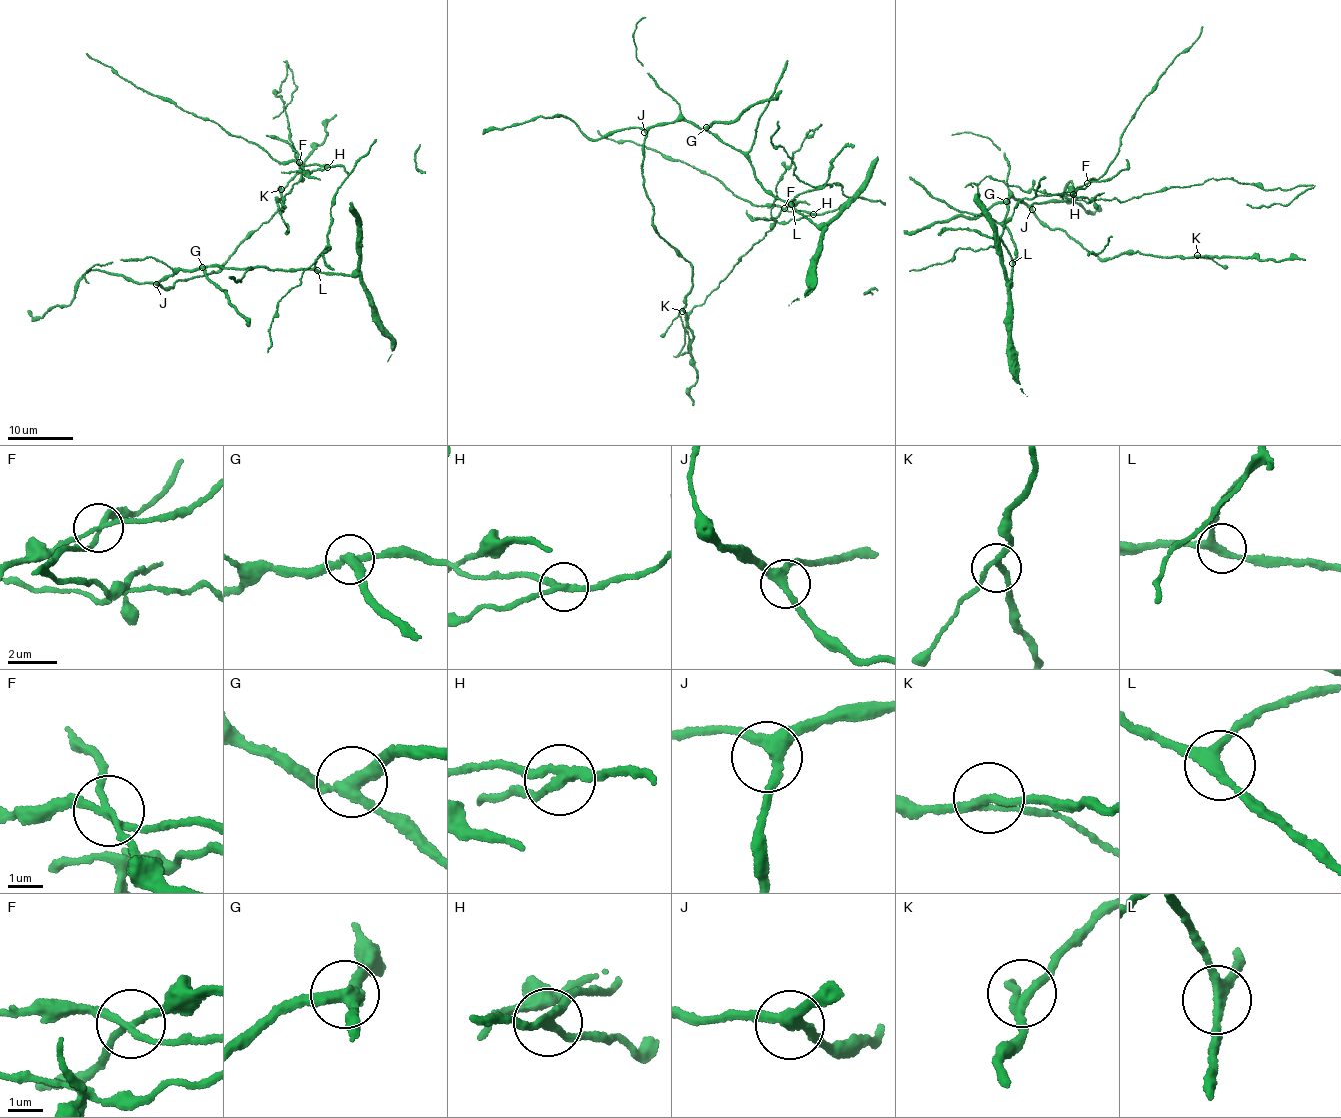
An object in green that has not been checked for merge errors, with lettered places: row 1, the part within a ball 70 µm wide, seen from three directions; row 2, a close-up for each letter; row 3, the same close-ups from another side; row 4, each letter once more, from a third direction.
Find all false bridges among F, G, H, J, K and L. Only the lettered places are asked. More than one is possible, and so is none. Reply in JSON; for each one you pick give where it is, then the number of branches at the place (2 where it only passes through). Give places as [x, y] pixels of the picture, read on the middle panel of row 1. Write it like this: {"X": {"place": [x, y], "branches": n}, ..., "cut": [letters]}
{"F": {"place": [784, 208], "branches": 4}, "G": {"place": [706, 127], "branches": 3}, "H": {"place": [813, 214], "branches": 3}, "cut": ["F", "G", "H"]}

